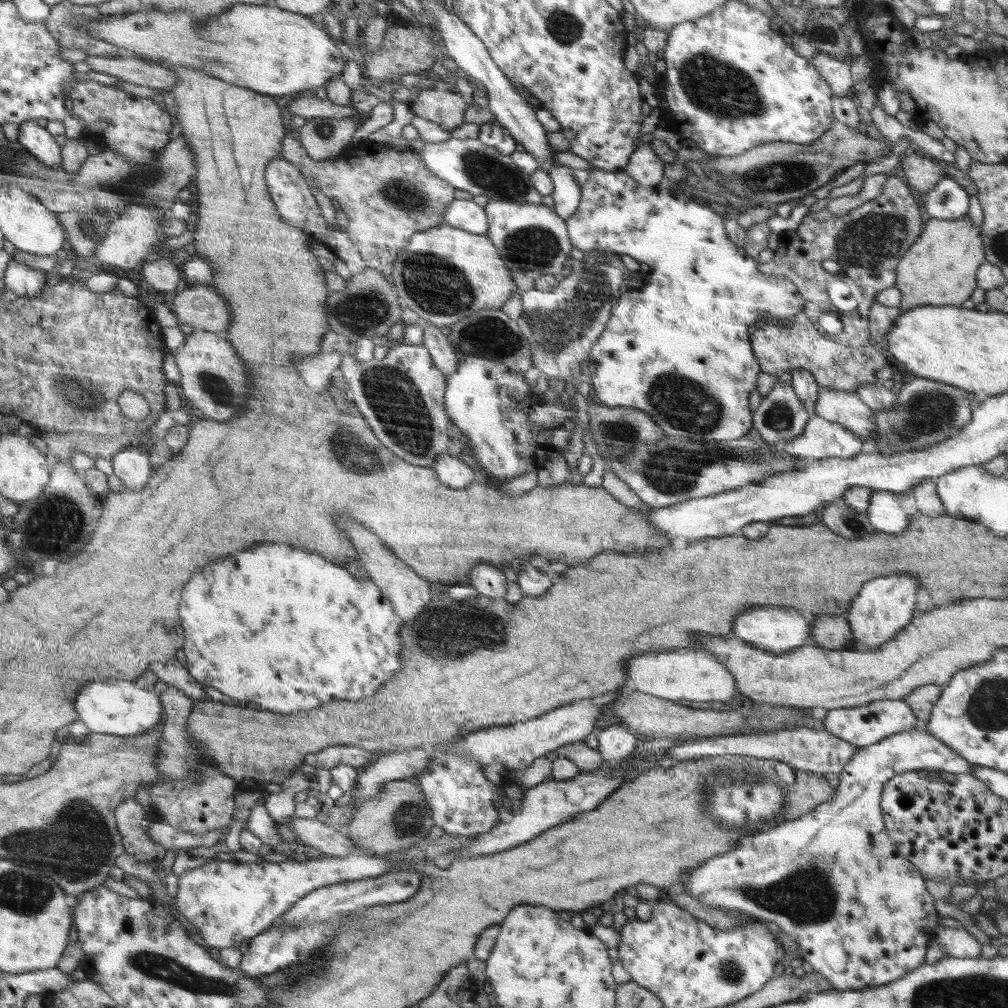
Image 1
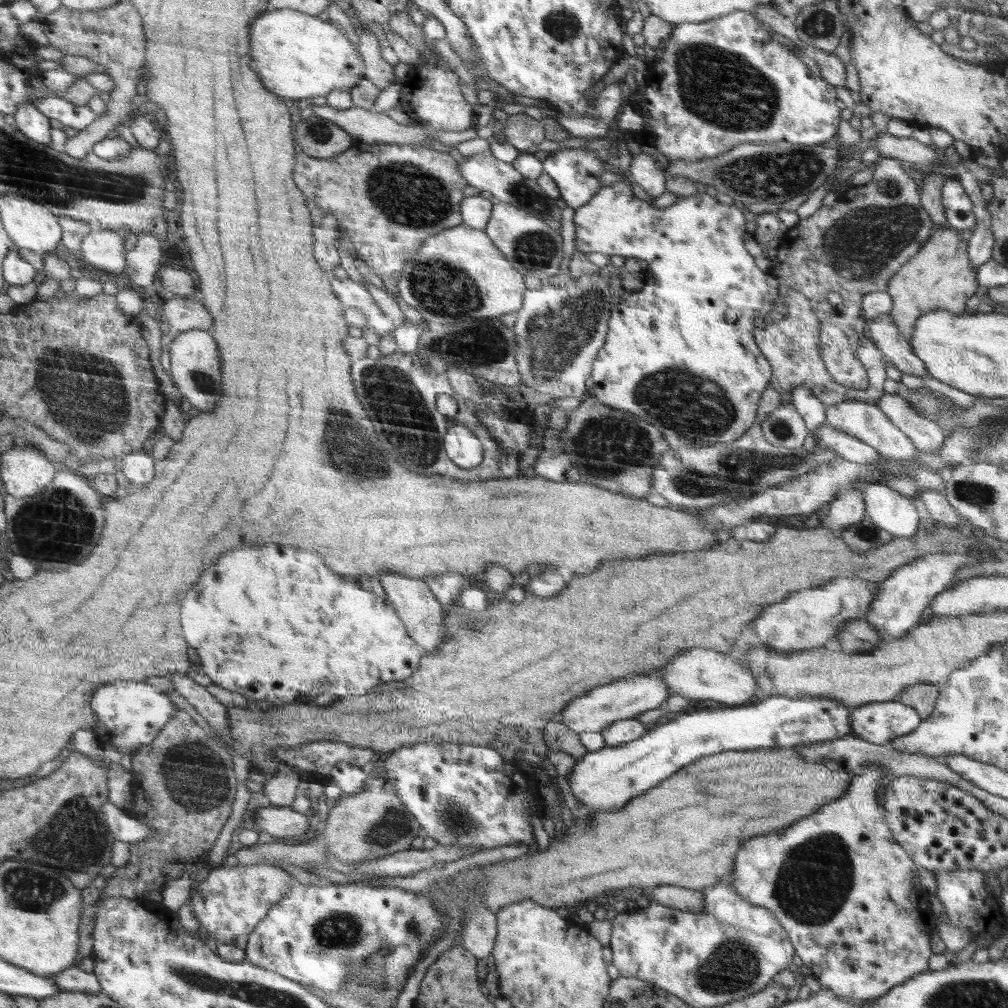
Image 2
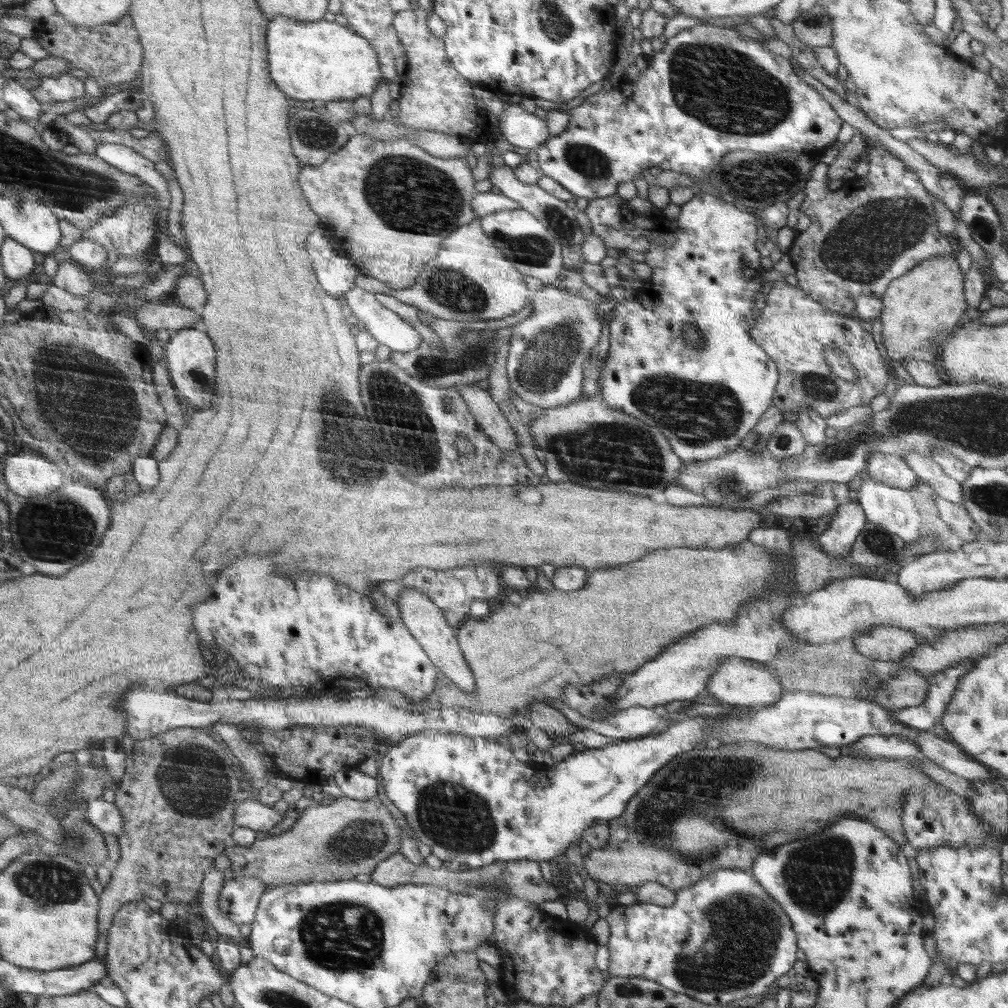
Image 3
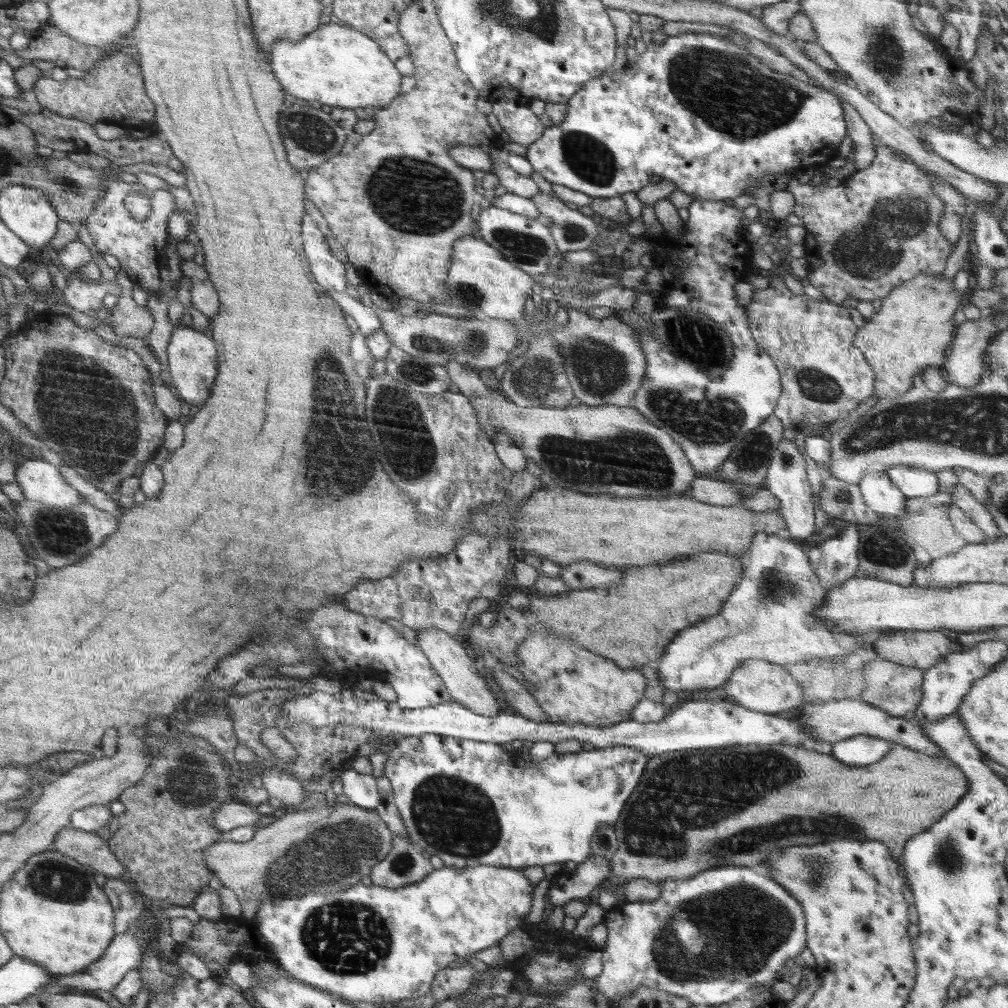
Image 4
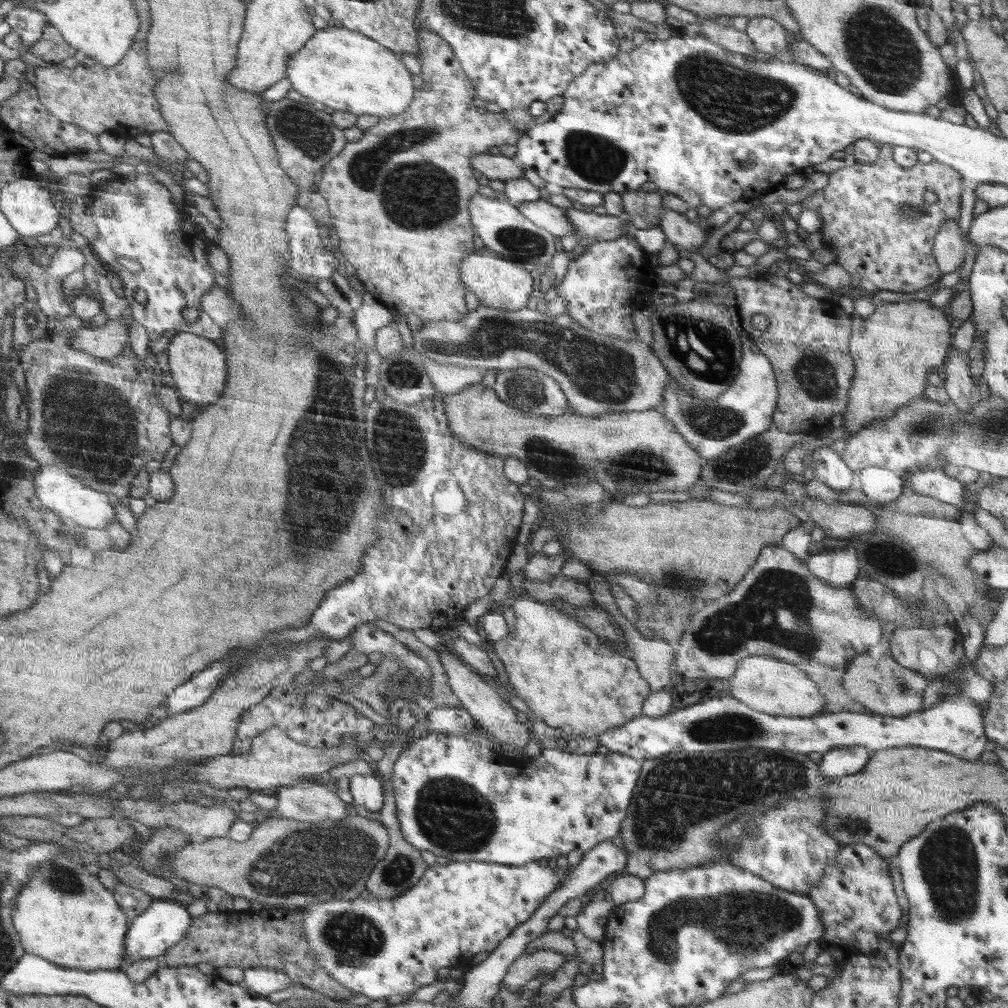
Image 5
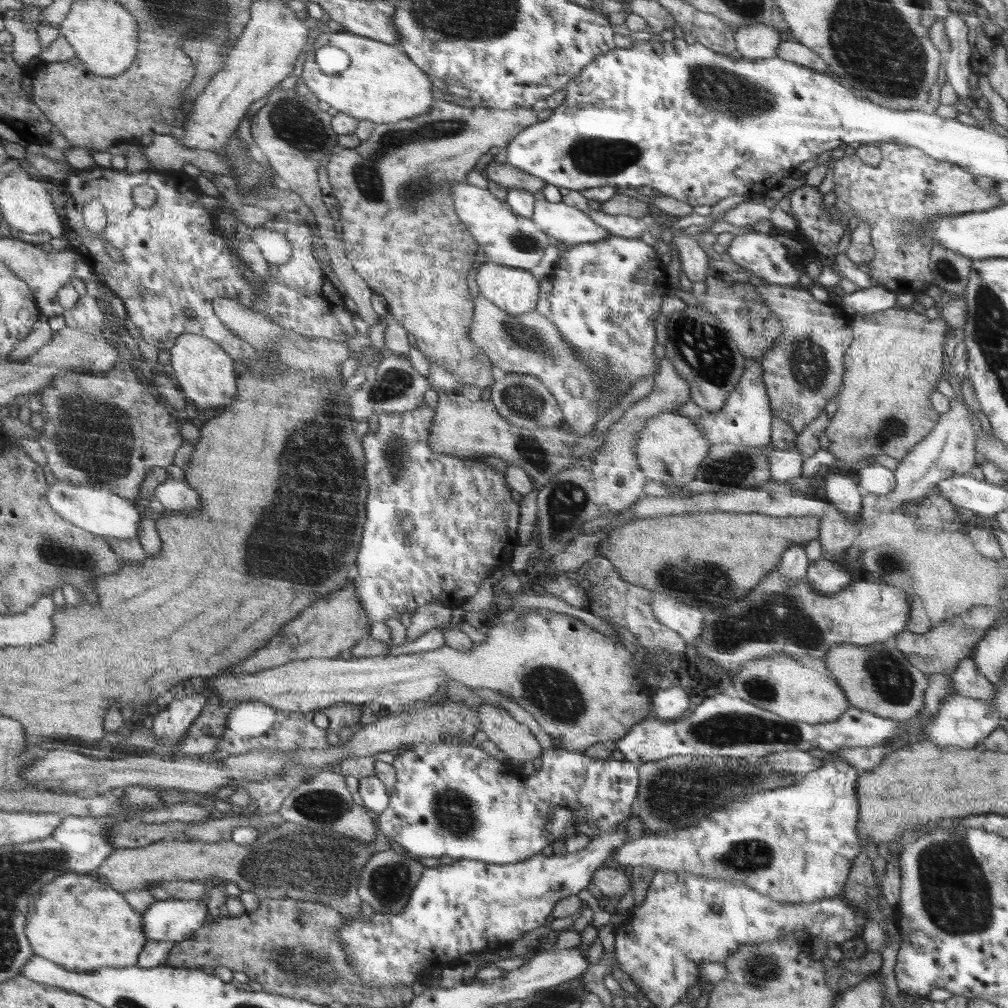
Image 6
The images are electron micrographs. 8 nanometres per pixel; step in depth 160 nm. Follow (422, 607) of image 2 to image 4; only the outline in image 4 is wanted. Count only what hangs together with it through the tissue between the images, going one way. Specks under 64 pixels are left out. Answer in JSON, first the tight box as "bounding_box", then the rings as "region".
{"bounding_box":[416,628,502,716],"region":[[[429,628],[416,631],[417,646],[425,652],[433,667],[441,675],[445,687],[458,702],[482,716],[494,716],[502,713],[500,712],[500,706],[498,706],[500,702],[494,700],[494,696],[488,690],[486,682],[478,674],[478,668],[474,664],[474,660],[466,654],[466,650],[464,650],[464,646],[460,642],[452,640],[450,638],[451,634],[444,632],[442,629]]]}

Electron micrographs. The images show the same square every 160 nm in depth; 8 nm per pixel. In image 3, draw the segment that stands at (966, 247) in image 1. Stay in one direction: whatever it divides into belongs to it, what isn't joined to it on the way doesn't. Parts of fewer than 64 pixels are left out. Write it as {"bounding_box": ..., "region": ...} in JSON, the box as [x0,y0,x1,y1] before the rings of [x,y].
{"bounding_box":[881,254,968,364],"region":[[[955,254],[945,257],[929,256],[905,275],[890,282],[881,298],[881,325],[884,348],[892,362],[903,364],[905,358],[929,363],[936,360],[935,348],[939,340],[954,332],[965,319],[964,312],[968,310],[963,275]]]}

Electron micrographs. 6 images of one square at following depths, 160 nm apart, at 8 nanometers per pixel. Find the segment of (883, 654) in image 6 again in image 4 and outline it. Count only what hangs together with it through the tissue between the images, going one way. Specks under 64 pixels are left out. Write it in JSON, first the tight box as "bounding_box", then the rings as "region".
{"bounding_box":[861,659,923,717],"region":[[[884,659],[868,662],[863,668],[866,686],[861,698],[895,717],[904,717],[906,712],[912,712],[922,700],[923,671],[921,668],[899,665]]]}

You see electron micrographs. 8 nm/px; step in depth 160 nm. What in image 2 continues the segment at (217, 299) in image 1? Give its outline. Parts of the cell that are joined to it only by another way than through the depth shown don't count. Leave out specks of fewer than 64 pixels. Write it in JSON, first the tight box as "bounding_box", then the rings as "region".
{"bounding_box":[161,270,214,332],"region":[[[196,270],[190,272],[190,277],[194,279],[194,294],[187,297],[166,296],[161,306],[161,320],[167,322],[177,332],[192,329],[209,331],[213,326],[214,316],[205,304],[205,296],[200,290],[200,277]]]}

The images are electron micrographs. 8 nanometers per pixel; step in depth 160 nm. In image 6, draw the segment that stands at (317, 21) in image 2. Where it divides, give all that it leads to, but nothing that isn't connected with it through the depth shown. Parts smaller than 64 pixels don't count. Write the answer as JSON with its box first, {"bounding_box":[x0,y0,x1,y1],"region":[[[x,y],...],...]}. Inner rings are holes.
{"bounding_box":[301,32,434,123],"region":[[[332,32],[322,34],[314,45],[305,52],[305,64],[301,81],[306,88],[330,107],[357,118],[382,123],[397,123],[432,112],[434,96],[432,84],[424,69],[408,60],[398,46],[383,44],[381,41],[359,36],[352,32]],[[332,45],[341,48],[350,57],[350,64],[346,70],[336,74],[323,73],[316,64],[315,52],[322,46]]]}

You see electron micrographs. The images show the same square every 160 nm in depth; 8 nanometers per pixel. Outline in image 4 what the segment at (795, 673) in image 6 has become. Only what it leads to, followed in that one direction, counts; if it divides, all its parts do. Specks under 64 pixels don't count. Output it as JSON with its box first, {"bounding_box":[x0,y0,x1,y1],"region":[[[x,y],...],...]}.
{"bounding_box":[719,659,806,714],"region":[[[748,659],[737,667],[729,679],[722,684],[719,690],[724,690],[721,696],[738,703],[750,710],[777,714],[792,708],[801,708],[806,703],[802,696],[801,686],[787,671],[786,666],[771,663],[767,660]]]}

